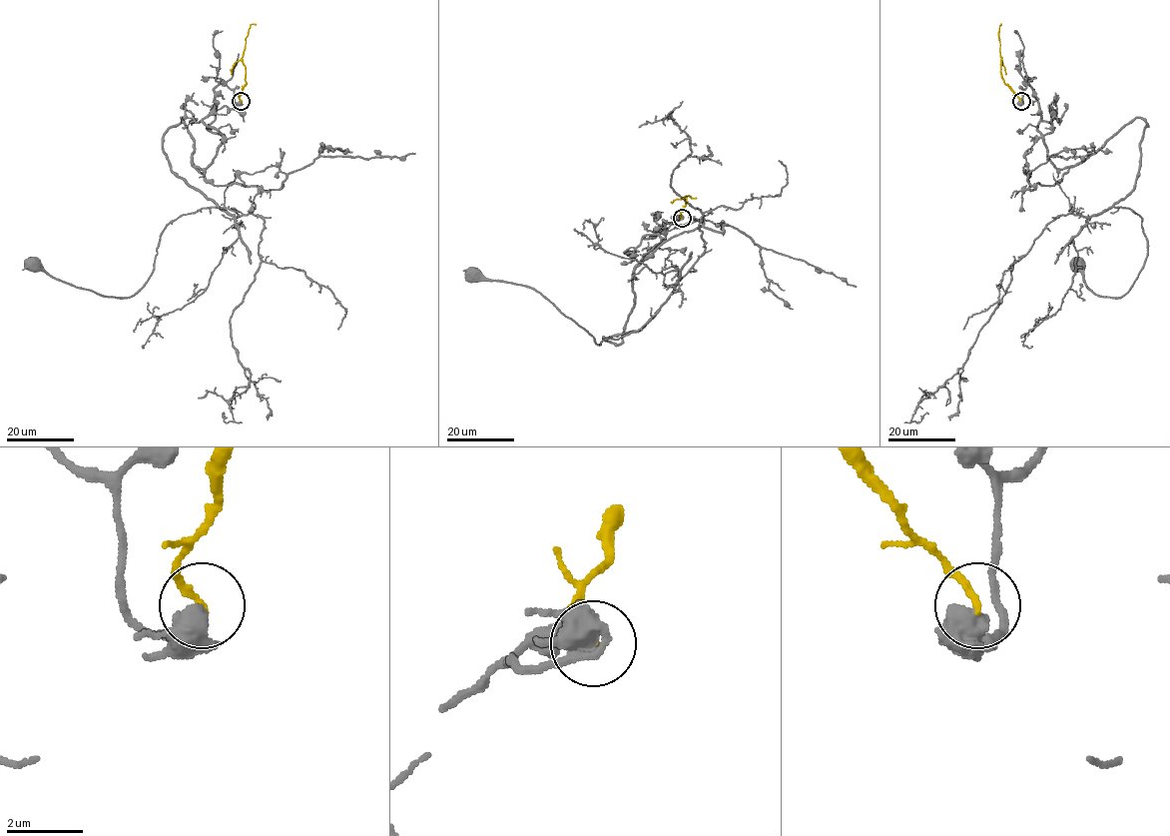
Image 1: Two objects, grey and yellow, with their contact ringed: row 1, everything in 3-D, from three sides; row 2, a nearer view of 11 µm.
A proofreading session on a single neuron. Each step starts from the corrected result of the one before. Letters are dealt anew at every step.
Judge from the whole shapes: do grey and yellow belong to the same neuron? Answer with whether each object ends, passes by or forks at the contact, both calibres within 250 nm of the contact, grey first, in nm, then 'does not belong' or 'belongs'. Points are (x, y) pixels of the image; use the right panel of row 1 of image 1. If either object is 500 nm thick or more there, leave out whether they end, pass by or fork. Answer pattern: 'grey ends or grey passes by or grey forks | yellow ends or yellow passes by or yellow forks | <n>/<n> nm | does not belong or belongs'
500/180 nm | does not belong

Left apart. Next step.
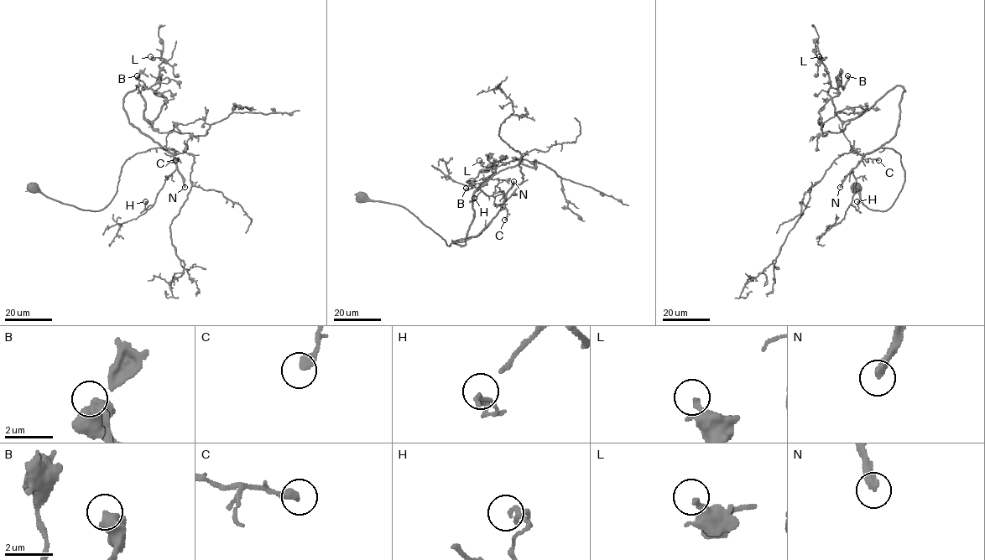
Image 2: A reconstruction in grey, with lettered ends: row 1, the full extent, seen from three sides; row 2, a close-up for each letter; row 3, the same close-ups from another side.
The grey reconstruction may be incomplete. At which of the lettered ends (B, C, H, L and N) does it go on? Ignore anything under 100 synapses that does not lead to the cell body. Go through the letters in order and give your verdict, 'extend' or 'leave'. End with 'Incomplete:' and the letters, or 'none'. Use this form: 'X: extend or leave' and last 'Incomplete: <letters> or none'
B: leave
C: leave
H: leave
L: leave
N: extend
Incomplete: N

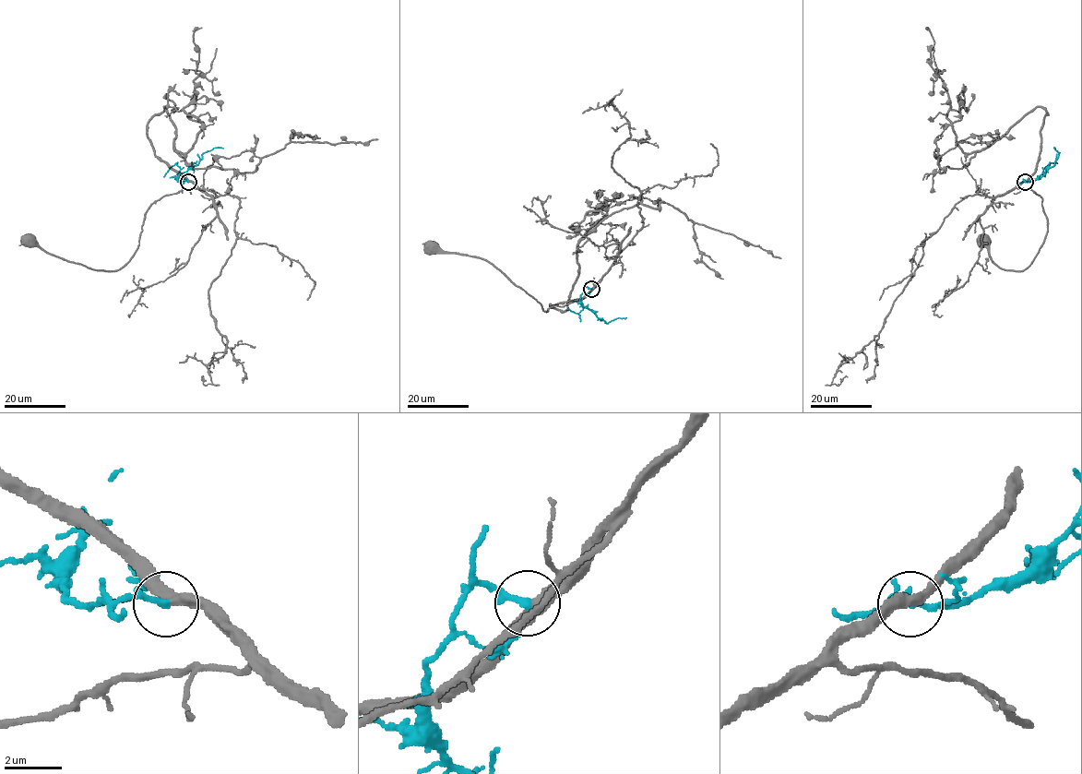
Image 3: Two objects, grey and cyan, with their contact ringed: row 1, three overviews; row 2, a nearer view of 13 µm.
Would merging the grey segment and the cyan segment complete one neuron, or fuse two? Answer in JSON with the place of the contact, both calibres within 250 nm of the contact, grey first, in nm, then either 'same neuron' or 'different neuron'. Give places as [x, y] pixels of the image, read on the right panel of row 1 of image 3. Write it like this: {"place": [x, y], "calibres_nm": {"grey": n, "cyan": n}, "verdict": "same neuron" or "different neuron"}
{"place": [1025, 182], "calibres_nm": {"grey": 380, "cyan": 200}, "verdict": "different neuron"}

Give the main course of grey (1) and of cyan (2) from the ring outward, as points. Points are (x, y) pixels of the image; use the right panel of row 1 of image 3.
1: (1025, 181), (1017, 187), (1040, 196), (1047, 220), (1036, 256), (1025, 269), (1006, 270), (991, 259), (984, 241)
2: (1025, 181), (1036, 180), (1054, 165), (1059, 152), (1053, 148)

